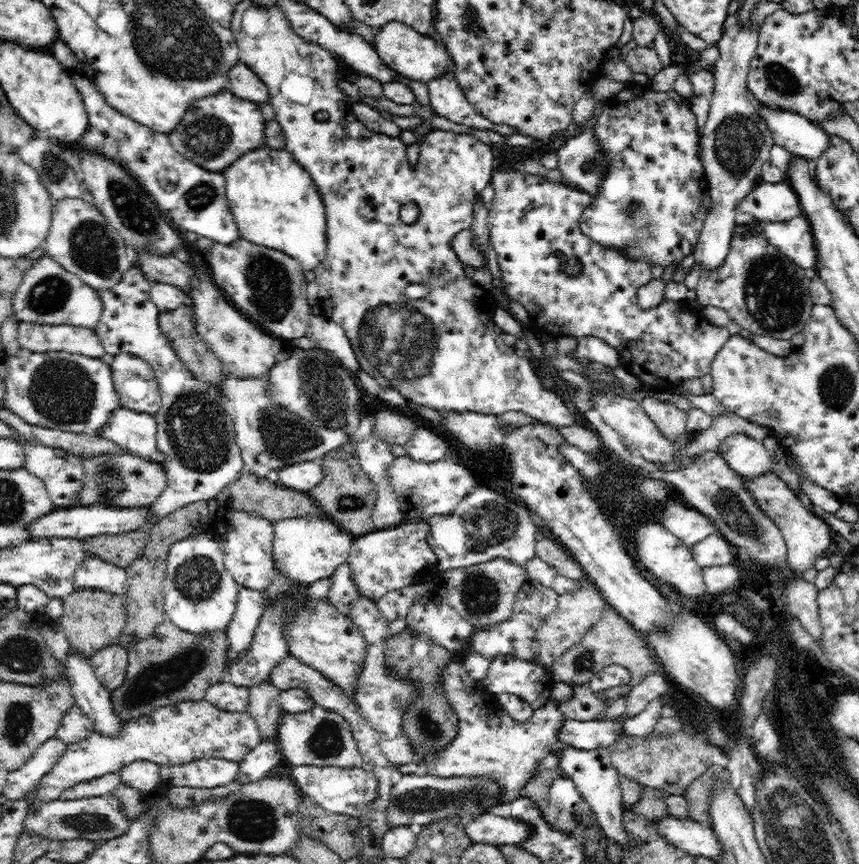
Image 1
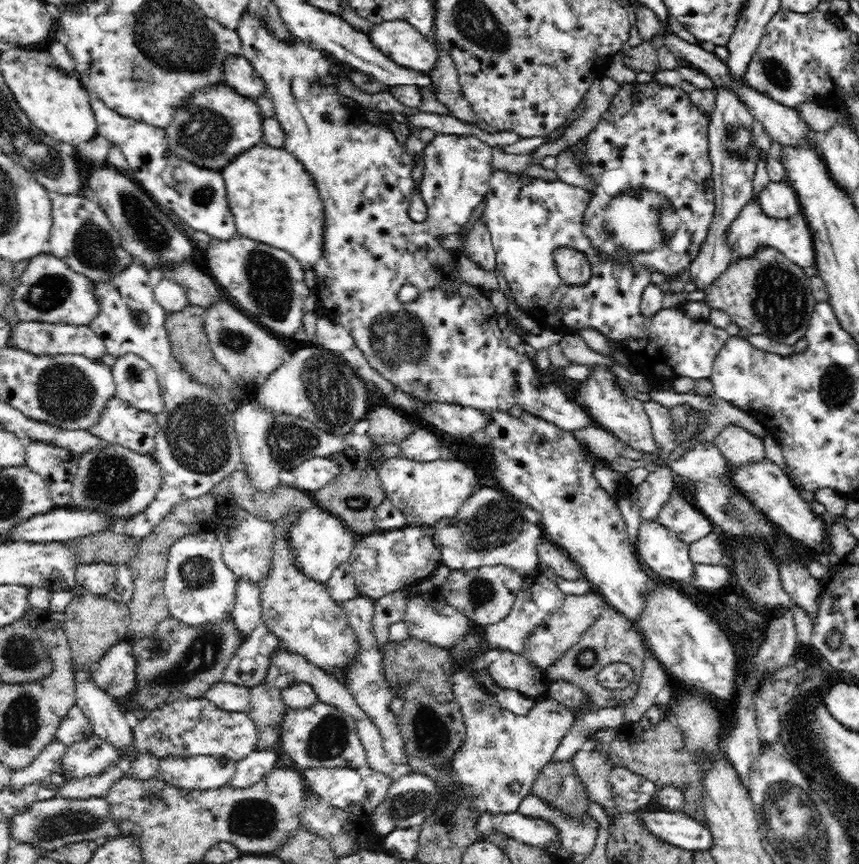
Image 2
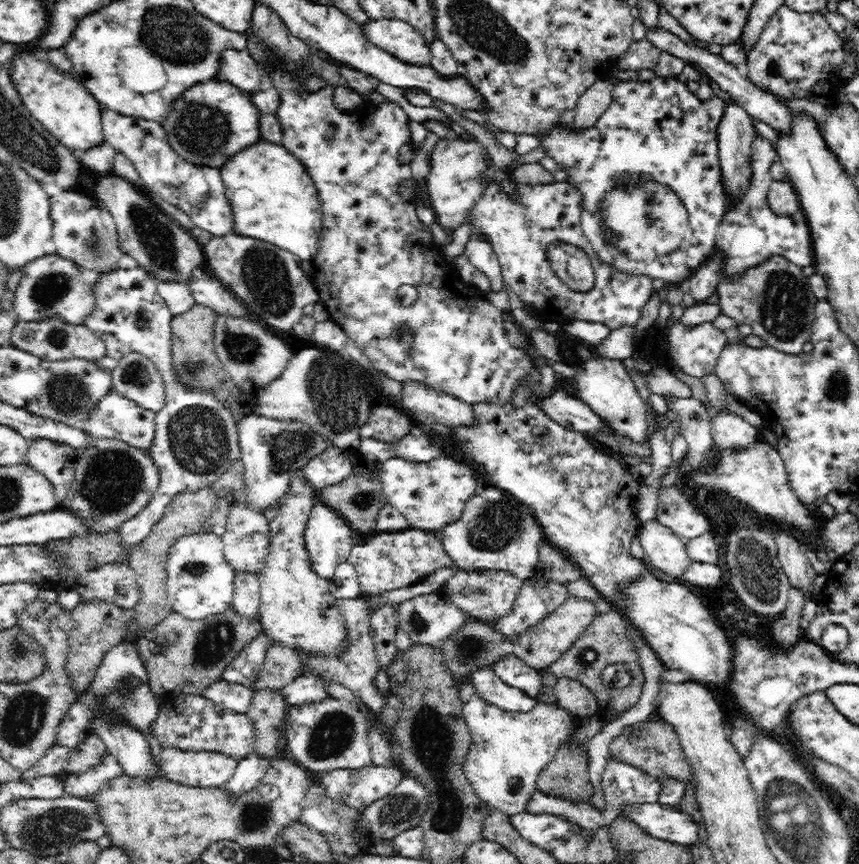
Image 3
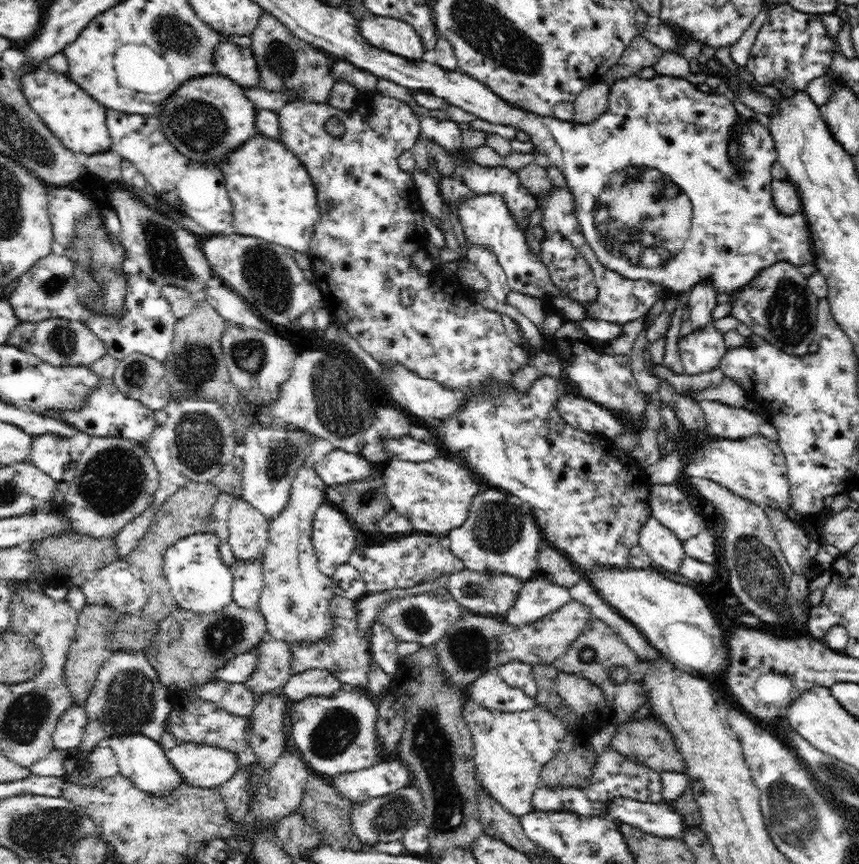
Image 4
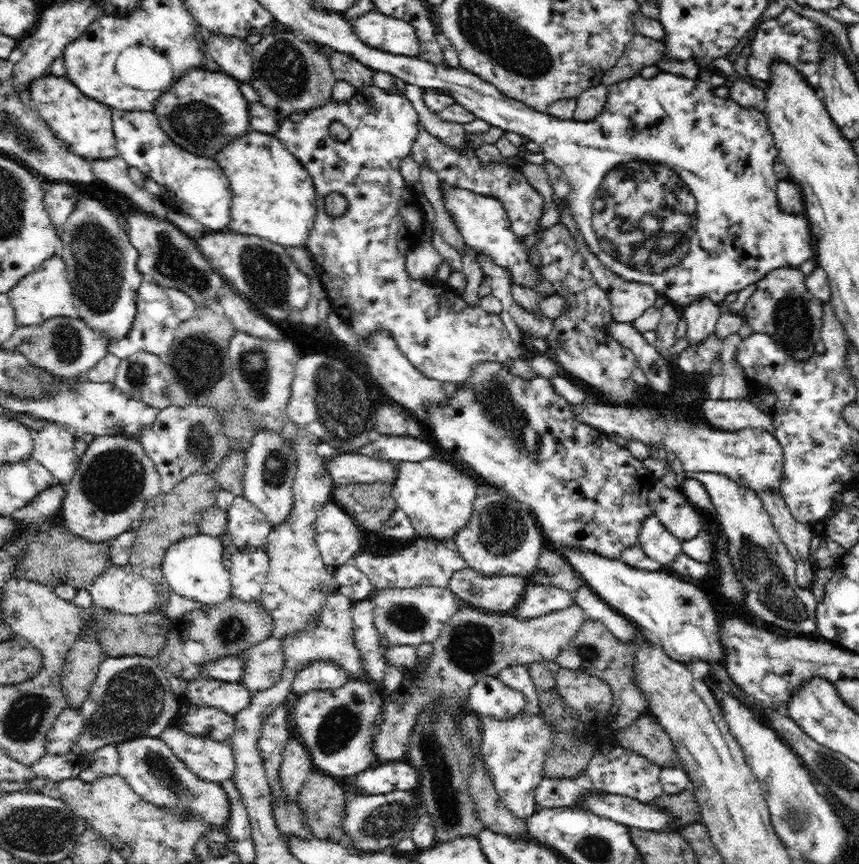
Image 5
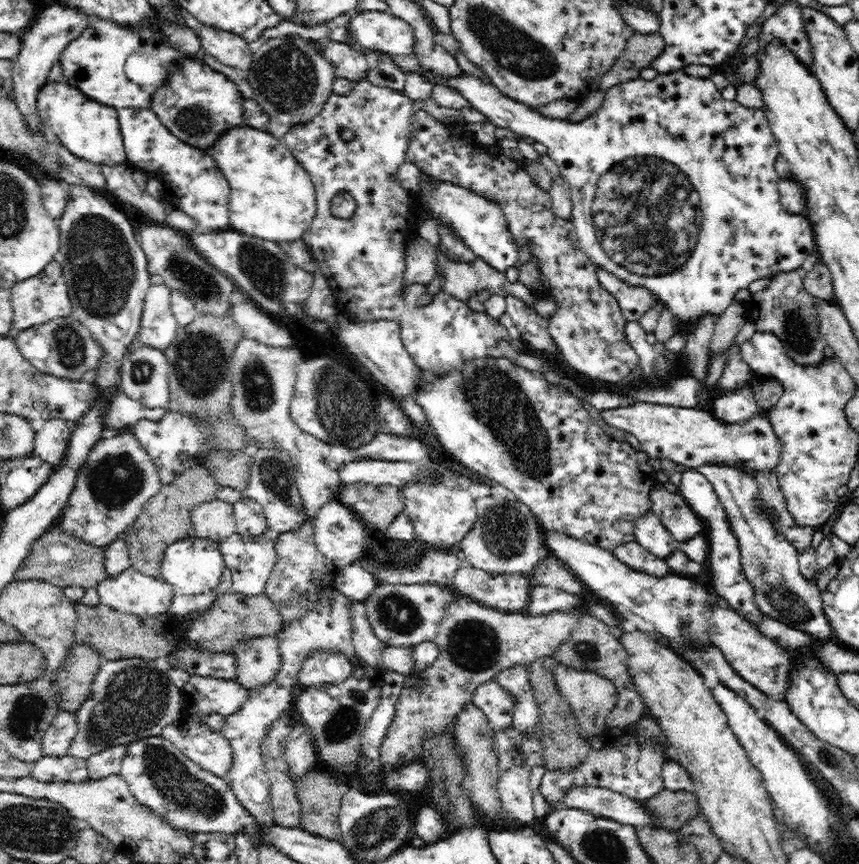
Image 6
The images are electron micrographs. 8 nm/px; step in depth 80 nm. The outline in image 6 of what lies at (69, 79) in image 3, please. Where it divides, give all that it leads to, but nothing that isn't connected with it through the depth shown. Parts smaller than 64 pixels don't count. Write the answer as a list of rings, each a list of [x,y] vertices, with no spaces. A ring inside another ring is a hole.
[[[47,82],[37,98],[38,114],[50,135],[74,156],[98,166],[126,162],[127,156],[124,151],[124,137],[120,131],[118,110],[89,99],[67,82]]]

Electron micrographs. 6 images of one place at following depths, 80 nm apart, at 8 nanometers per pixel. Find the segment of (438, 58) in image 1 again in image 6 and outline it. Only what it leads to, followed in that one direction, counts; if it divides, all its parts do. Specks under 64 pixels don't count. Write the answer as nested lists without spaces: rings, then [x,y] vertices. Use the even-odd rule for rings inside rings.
[[[386,11],[351,12],[347,30],[360,48],[392,56],[412,56],[415,32],[411,24]]]

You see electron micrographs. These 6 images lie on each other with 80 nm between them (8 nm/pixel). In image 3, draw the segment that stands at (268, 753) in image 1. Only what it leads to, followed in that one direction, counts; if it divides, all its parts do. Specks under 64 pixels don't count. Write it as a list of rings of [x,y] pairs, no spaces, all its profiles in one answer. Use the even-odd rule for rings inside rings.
[[[255,753],[239,760],[231,779],[222,788],[226,789],[234,797],[252,790],[264,776],[274,759],[274,757],[262,757]]]

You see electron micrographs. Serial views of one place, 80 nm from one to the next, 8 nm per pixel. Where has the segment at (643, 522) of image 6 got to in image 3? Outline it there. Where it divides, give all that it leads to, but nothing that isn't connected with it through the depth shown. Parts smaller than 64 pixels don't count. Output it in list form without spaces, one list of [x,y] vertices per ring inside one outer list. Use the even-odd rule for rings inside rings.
[[[656,519],[644,522],[638,534],[644,564],[651,564],[668,576],[683,577],[692,562],[687,556],[685,540]]]

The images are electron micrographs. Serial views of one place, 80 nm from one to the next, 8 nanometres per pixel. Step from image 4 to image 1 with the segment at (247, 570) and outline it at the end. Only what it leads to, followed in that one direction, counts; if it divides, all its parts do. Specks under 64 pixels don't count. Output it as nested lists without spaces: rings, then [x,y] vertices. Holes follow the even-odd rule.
[[[240,586],[232,621],[226,629],[228,635],[227,664],[238,658],[252,642],[262,616],[265,614],[263,592]]]

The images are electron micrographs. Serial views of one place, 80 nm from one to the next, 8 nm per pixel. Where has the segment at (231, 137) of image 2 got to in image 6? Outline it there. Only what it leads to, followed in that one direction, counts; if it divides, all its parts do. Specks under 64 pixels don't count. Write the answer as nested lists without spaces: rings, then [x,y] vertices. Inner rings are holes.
[[[186,58],[180,65],[174,65],[165,84],[157,88],[150,108],[172,135],[196,149],[208,152],[222,134],[246,126],[244,102],[245,99],[232,80],[200,60]]]

